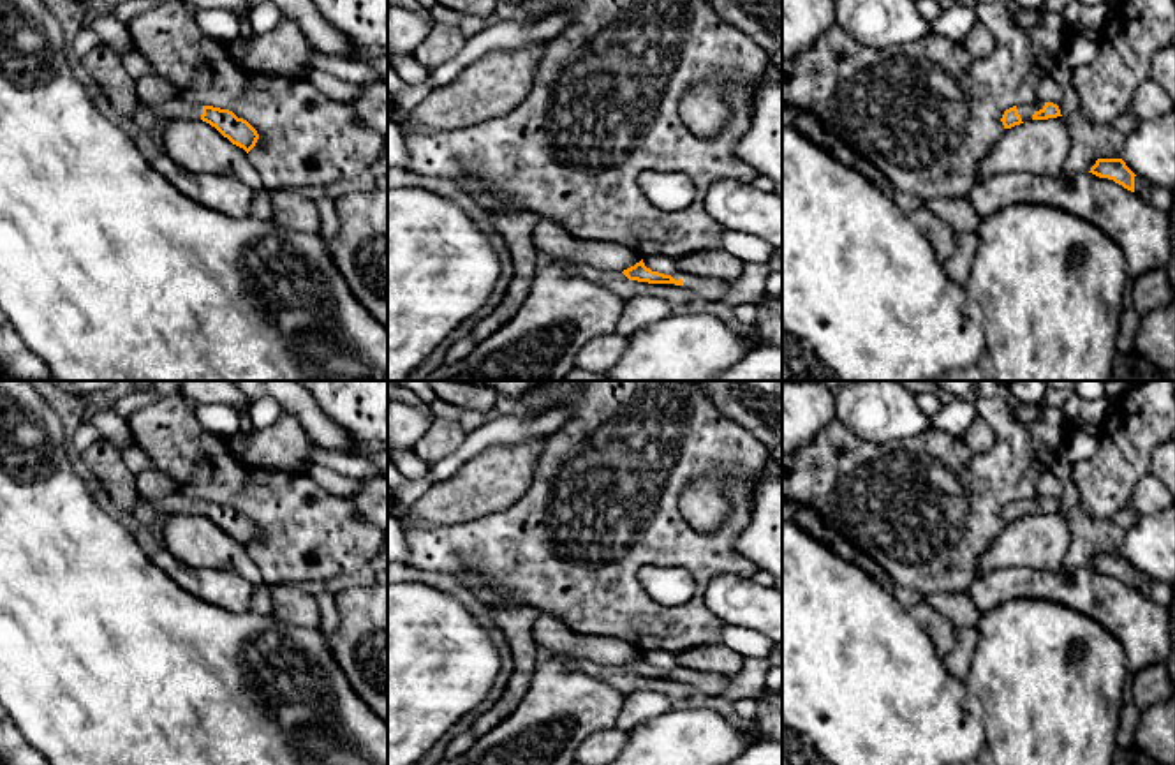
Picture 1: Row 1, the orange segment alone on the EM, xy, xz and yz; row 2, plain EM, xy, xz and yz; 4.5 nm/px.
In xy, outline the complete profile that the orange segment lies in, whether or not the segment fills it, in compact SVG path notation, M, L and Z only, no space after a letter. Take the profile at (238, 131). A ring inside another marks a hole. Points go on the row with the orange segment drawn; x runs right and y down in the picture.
M173 99L164 104L150 106L159 120L203 120L215 127L233 145L243 148L247 153L255 146L259 134L243 118L238 118L229 109L196 104L185 99Z

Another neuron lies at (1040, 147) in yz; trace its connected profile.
M1064 116L1024 122L1004 130L979 162L974 182L1016 171L1055 176L1064 167L1069 146L1071 132Z

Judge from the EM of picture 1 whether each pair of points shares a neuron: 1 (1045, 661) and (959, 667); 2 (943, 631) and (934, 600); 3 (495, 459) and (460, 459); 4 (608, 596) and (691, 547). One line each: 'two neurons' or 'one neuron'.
1: two neurons
2: two neurons
3: two neurons
4: one neuron

